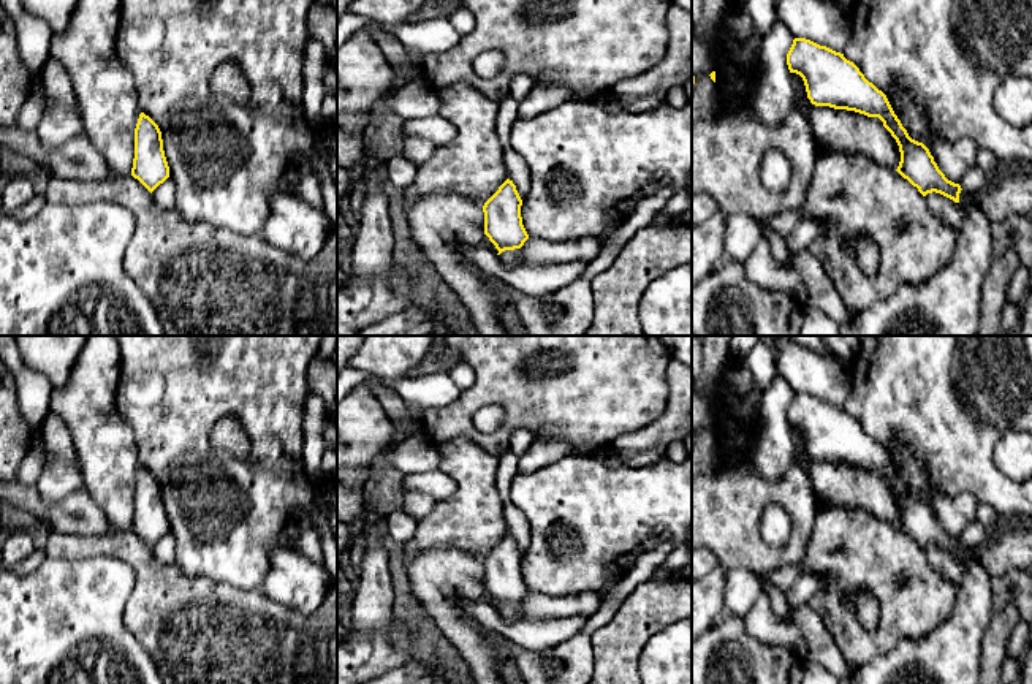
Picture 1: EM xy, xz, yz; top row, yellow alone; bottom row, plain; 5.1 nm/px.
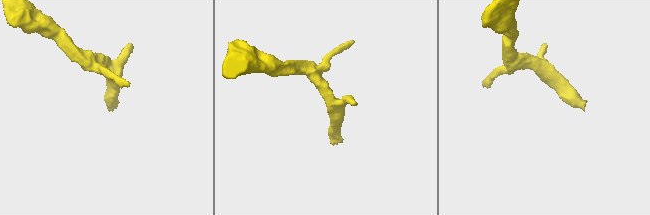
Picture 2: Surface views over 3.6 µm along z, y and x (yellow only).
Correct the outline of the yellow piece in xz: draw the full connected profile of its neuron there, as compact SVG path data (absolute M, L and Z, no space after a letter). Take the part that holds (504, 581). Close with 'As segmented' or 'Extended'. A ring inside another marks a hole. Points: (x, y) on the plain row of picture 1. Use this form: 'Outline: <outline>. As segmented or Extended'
Outline: M507 534L484 557L484 589L499 605L503 622L519 621L519 603L529 594L521 572L522 554L513 535Z. Extended

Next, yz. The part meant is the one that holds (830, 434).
Outline: M795 393L787 408L787 420L790 428L802 432L812 459L878 472L899 500L901 516L896 526L916 542L923 551L932 546L940 548L959 557L966 567L961 581L956 584L954 610L943 624L926 636L901 640L888 654L878 654L861 667L852 667L850 676L840 679L840 684L978 684L983 640L996 611L992 606L992 576L978 562L977 543L962 543L945 532L929 504L909 491L886 450L869 437L844 408L806 393Z. Extended

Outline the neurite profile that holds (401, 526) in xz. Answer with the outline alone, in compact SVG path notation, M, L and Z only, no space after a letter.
M388 508L385 521L388 527L388 535L394 542L405 545L413 538L418 521L402 508Z

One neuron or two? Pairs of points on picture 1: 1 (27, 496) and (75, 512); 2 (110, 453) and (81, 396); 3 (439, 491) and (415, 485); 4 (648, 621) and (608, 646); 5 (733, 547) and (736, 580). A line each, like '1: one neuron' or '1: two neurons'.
1: one neuron
2: one neuron
3: one neuron
4: one neuron
5: two neurons

